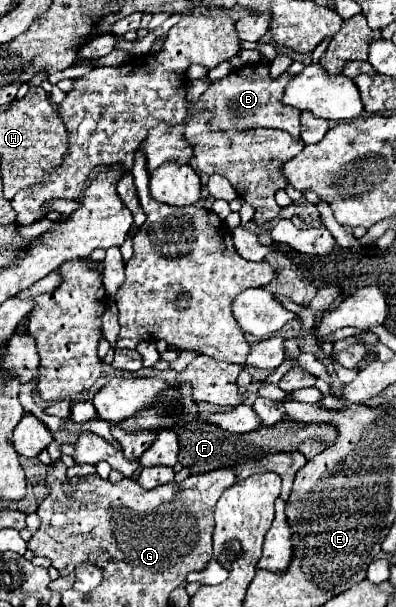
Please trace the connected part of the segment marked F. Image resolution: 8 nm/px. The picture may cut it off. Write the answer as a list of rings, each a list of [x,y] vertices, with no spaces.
[[[290,419],[280,421],[274,427],[260,425],[258,429],[242,435],[228,433],[216,425],[202,421],[192,421],[182,427],[172,427],[172,431],[176,431],[176,435],[180,437],[180,463],[190,469],[190,475],[208,473],[222,467],[234,467],[240,463],[250,463],[278,451],[296,451],[300,441],[306,439],[320,439],[326,443],[326,447],[329,447],[334,444],[338,436],[337,429],[332,423],[296,423]]]

